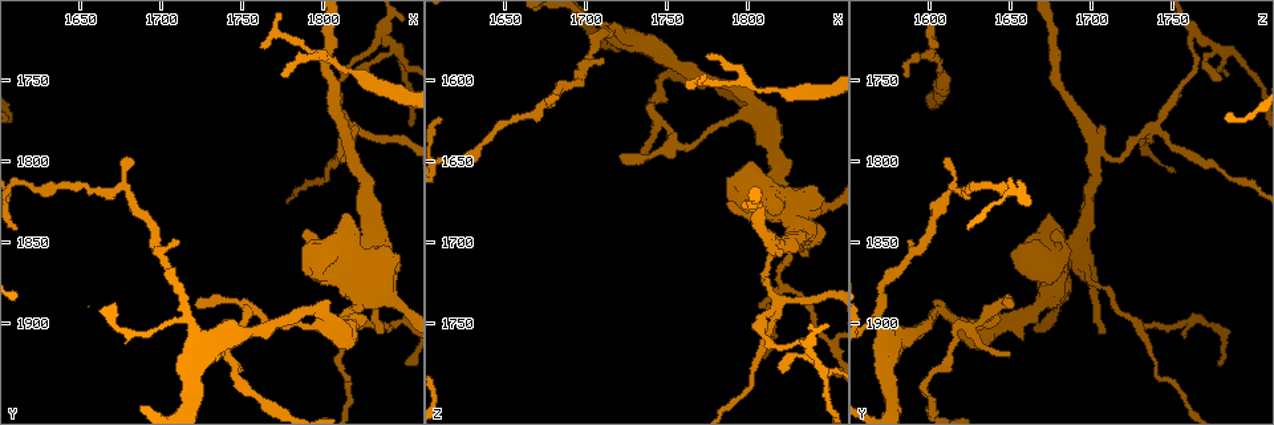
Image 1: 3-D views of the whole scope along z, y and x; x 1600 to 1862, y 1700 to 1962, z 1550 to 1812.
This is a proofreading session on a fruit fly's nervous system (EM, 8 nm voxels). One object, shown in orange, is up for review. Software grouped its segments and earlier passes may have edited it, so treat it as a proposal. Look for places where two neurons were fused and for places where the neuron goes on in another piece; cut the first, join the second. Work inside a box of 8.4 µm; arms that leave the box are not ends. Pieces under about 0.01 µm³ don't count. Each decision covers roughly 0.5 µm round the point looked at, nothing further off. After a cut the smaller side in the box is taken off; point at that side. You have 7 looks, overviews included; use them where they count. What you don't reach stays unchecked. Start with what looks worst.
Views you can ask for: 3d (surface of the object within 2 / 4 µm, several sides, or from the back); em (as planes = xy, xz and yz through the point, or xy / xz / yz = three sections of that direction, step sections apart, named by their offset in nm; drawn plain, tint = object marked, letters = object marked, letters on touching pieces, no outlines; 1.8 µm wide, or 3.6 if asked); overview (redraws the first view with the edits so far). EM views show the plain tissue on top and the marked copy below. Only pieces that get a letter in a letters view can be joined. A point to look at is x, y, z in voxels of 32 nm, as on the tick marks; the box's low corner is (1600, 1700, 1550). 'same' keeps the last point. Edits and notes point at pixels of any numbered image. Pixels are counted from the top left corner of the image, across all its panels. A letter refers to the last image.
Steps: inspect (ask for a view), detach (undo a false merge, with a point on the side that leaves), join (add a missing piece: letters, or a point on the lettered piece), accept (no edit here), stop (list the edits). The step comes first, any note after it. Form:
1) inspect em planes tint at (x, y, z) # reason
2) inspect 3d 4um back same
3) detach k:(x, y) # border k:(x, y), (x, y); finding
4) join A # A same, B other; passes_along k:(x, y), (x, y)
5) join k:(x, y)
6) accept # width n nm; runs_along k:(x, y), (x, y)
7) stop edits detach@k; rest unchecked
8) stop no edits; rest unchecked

inspect em planes letters at (1816, 1796, 1704)

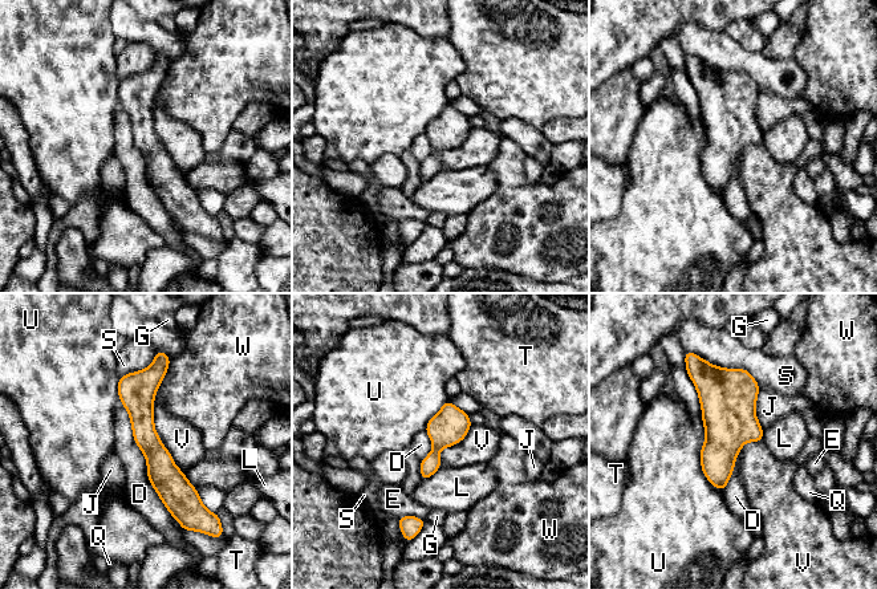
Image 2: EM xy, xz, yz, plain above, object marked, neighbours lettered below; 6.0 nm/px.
accept # D other, E other, G other, J other, L other, Q other, S other, T other, U other, V other, W other; border 2:(166, 372), (154, 429), (183, 472); continuous, no second neuron

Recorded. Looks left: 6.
inspect 3d 4um at (1830, 1854, 1688) # abrupt turn

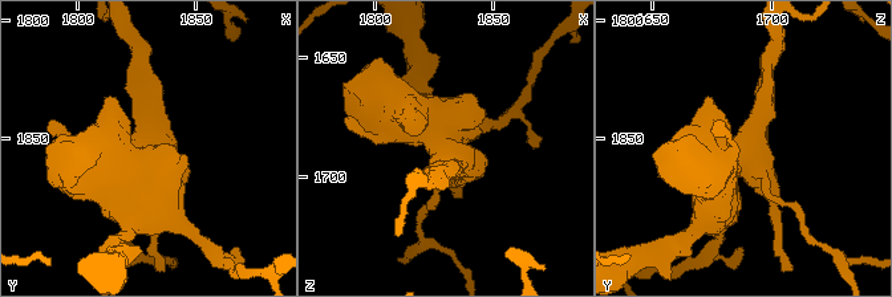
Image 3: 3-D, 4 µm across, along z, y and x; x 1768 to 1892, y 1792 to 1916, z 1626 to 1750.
inspect em 3.6um planes letters at (1828, 1852, 1689) # arms 4; now the EM

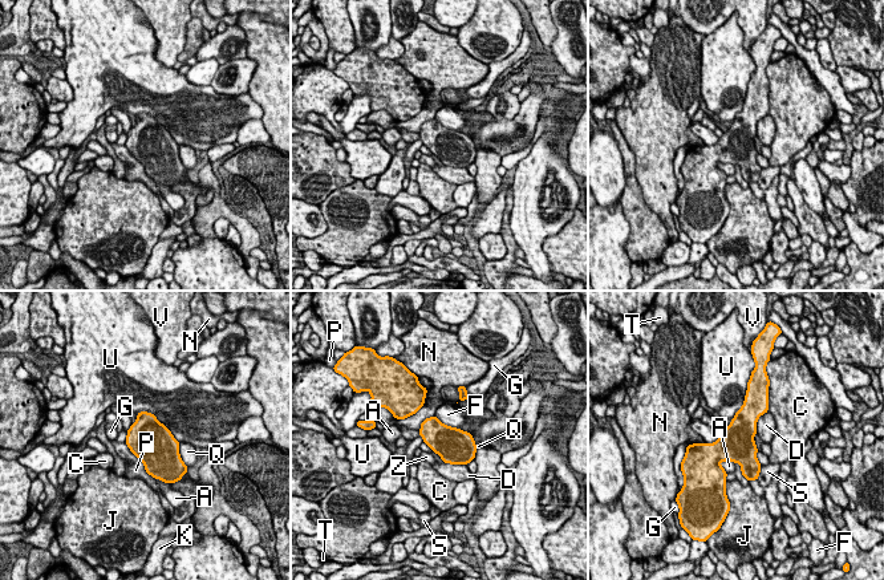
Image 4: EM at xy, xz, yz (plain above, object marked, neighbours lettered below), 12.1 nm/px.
accept # A other, C other, D other, F other, G other, J other, K other, N other, P other, Q other, S other, T other, U other, V other, Z other; border 4:(434, 416), (458, 429); all the same neuron

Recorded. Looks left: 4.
inspect em xz step 8 tint at (1740, 1904, 1616) # abrupt turn

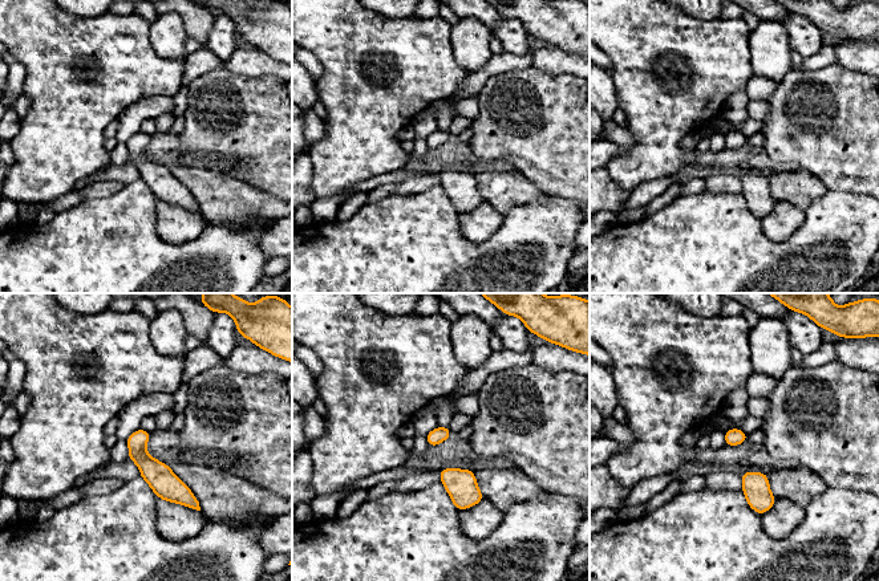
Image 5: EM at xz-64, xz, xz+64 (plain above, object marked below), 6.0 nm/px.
inspect em planes tint same

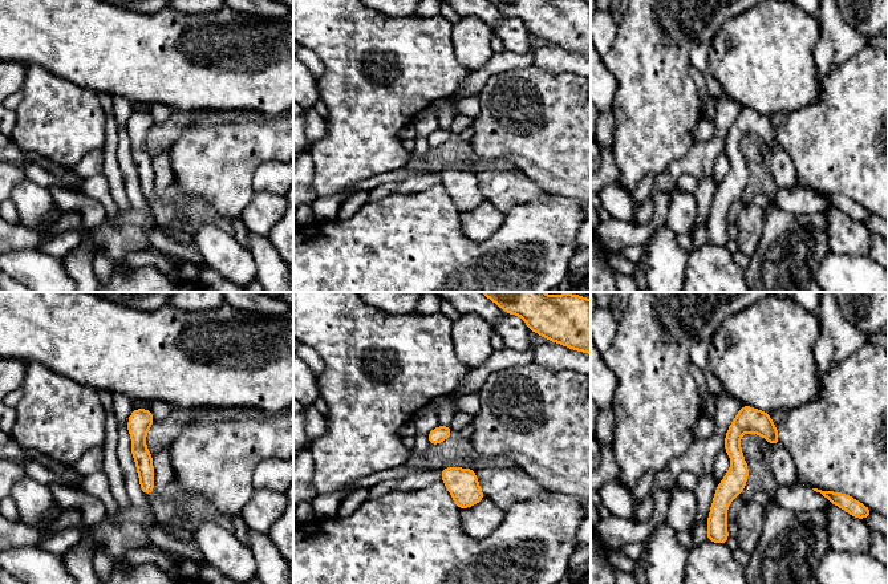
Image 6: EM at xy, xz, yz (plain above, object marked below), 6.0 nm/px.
inspect em planes letters same # see the neighbours

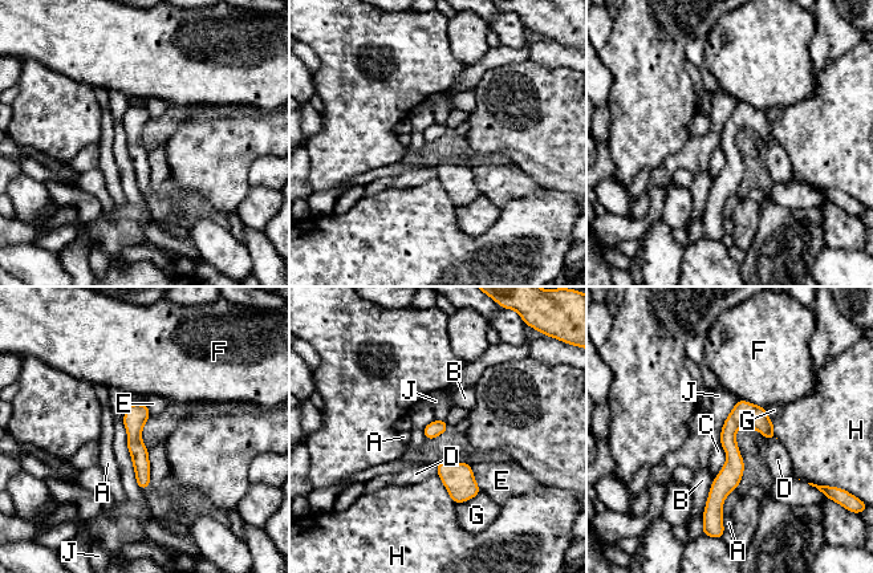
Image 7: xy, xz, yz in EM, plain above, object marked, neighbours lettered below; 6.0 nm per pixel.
accept # longest_contact J 300 nm; A other, B other, C other, D other, E other, F other, G other, H other, J other; runs_along 7:(762, 410), (730, 429), (715, 512); one neuron here

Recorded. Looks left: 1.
stop no edits; rest unchecked

